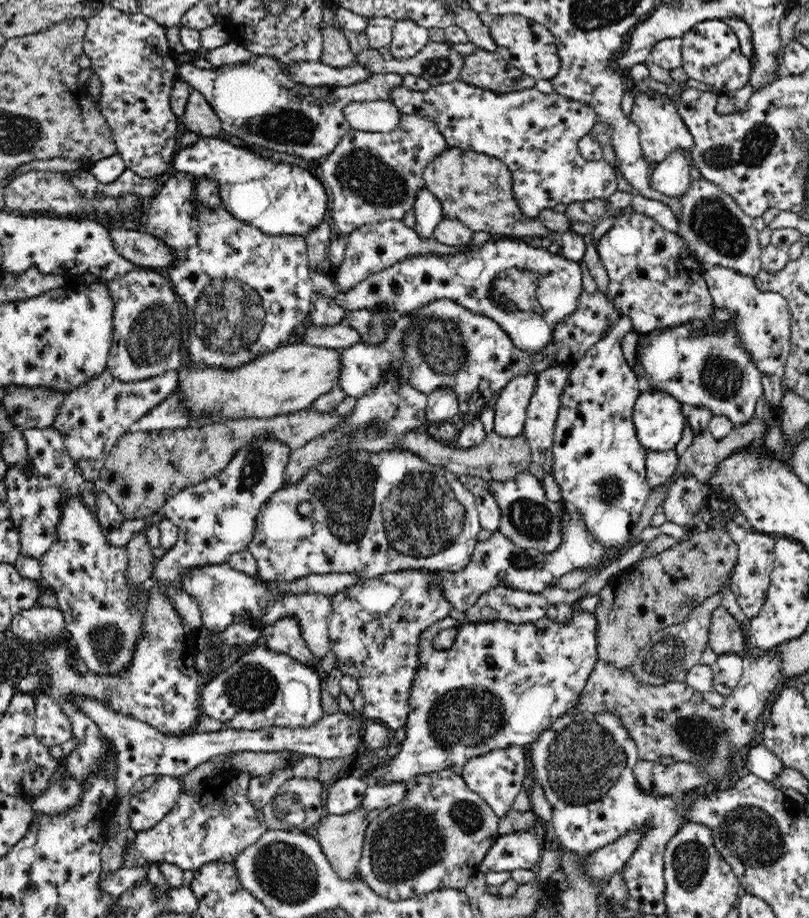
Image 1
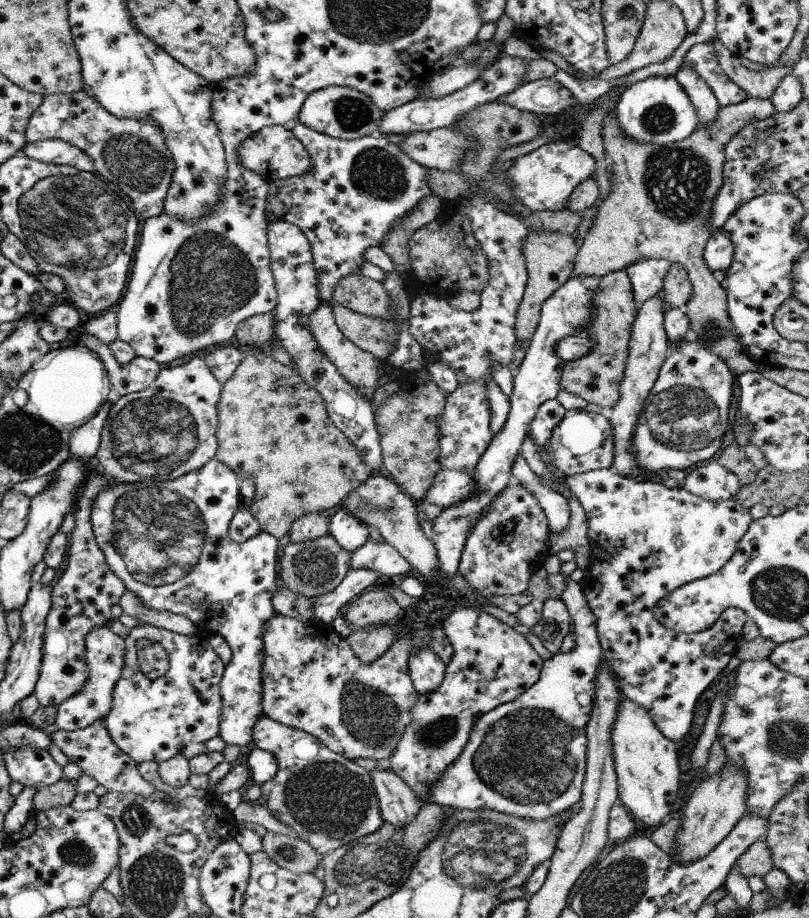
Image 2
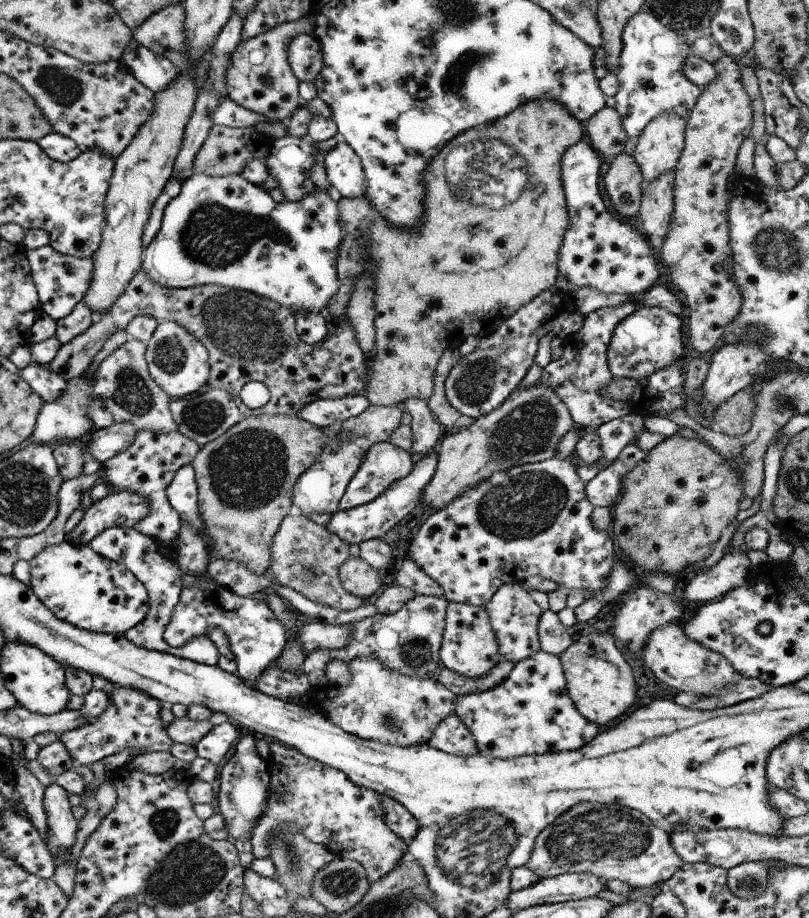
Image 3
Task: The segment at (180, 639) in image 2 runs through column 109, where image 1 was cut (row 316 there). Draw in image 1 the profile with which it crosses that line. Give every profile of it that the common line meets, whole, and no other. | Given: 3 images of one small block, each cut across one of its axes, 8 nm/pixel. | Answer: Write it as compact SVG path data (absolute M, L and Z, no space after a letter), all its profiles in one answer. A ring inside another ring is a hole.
M714 306L710 320L692 320L674 328L642 333L638 350L632 366L638 380L647 380L644 392L667 392L687 409L706 407L713 415L726 416L736 426L754 418L758 399L763 396L763 373L744 350L739 332L733 328L732 311ZM700 325L706 331L702 337L695 336Z

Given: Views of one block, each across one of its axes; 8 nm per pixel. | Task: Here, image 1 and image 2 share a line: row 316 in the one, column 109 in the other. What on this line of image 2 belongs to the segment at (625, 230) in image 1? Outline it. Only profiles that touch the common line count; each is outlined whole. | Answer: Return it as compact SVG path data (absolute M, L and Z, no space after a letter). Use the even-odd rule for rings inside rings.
M107 624L95 627L85 640L85 661L89 668L87 683L73 697L57 705L56 726L60 732L71 732L86 728L98 719L105 719L112 706L112 691L116 681L121 678L126 652L125 640L112 632Z

